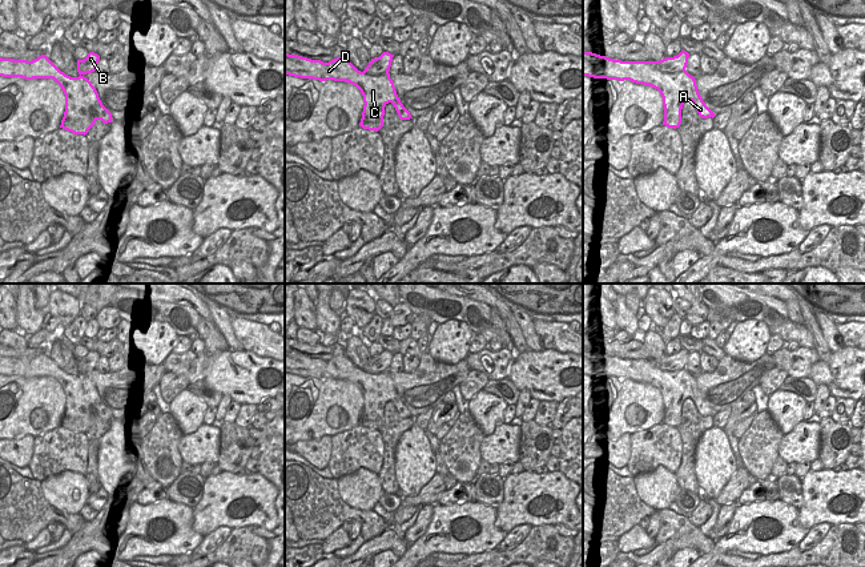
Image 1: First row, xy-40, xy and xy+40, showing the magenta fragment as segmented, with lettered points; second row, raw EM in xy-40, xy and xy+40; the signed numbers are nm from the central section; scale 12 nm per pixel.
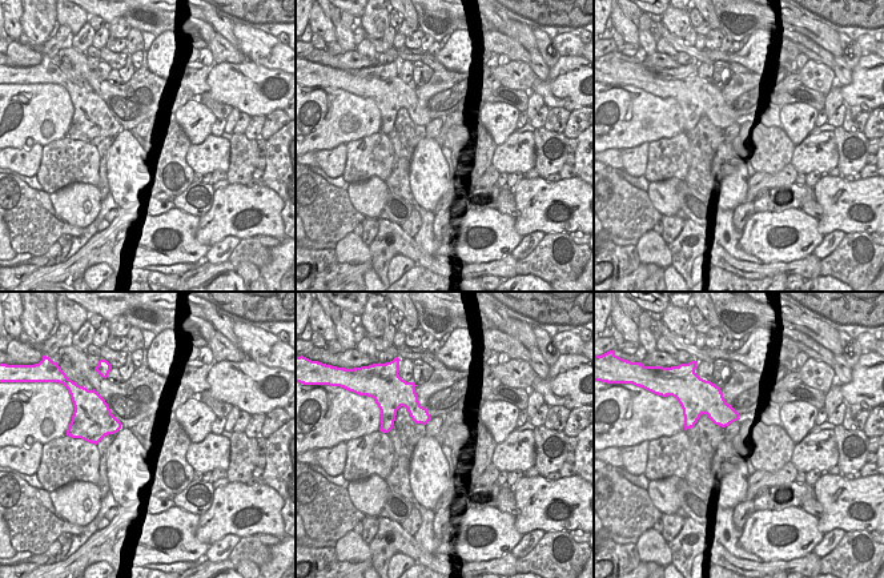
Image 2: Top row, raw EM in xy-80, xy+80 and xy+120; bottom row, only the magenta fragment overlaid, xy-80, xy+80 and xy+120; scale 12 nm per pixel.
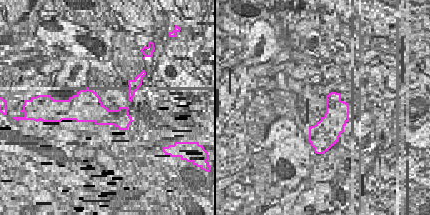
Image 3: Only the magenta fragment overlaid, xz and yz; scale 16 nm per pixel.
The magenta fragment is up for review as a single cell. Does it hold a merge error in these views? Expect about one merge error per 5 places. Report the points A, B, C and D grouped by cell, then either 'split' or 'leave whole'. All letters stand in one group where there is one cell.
A C D / B | split

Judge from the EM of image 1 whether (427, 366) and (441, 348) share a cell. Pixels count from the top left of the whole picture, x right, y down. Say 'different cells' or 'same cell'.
different cells

